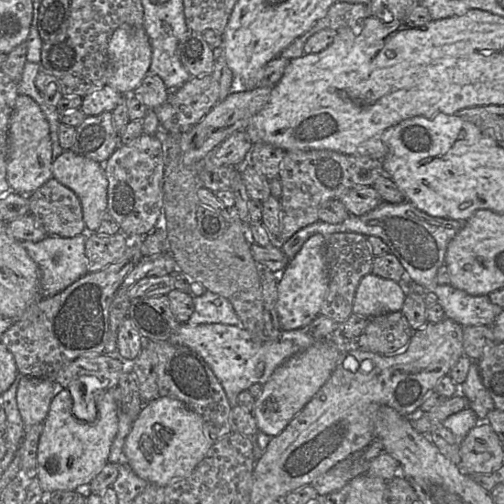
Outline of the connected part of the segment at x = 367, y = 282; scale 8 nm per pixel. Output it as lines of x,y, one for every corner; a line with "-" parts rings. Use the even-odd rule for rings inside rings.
369,273
355,293
352,313
366,319
401,311
407,290
400,283

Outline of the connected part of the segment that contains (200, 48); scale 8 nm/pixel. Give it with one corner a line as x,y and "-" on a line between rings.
187,30
177,46
178,56
192,77
211,75
214,68
214,52
203,34

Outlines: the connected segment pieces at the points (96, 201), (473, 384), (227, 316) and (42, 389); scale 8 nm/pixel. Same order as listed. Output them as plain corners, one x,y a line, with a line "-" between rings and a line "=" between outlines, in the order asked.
64,150
52,162
52,177
71,189
79,198
82,206
83,221
85,223
85,232
96,232
102,215
107,211
108,181
104,173
104,165
76,154
71,150
=
472,361
466,380
459,386
459,393
469,401
468,407
475,412
480,422
485,421
489,411
494,409
494,402
483,385
476,361
=
206,290
203,295
194,296
193,303
194,311
187,322
190,325
211,323
241,325
233,305
224,297
=
21,377
16,401
24,424
24,435
25,427
31,427
45,421
51,401
58,390
59,386
53,380

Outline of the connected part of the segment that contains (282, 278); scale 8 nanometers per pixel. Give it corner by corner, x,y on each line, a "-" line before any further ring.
312,235
278,275
276,311
280,327
284,331
300,329
310,325
320,314
327,296
329,277
325,261
326,237

